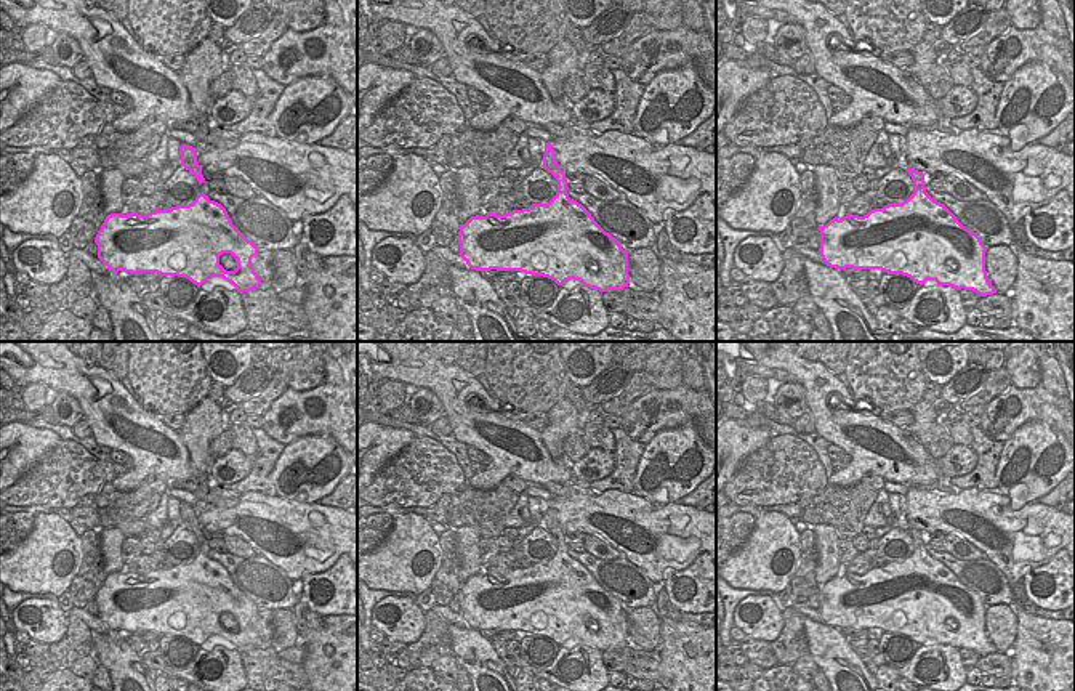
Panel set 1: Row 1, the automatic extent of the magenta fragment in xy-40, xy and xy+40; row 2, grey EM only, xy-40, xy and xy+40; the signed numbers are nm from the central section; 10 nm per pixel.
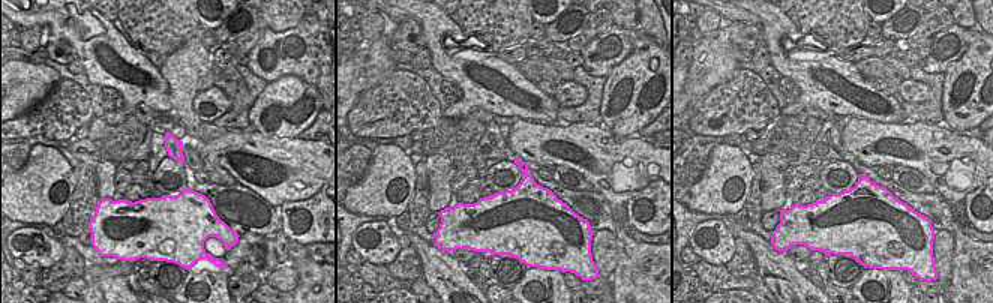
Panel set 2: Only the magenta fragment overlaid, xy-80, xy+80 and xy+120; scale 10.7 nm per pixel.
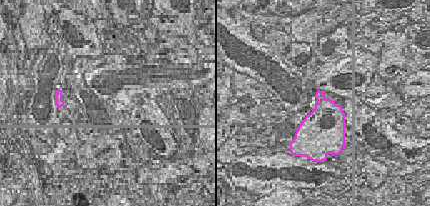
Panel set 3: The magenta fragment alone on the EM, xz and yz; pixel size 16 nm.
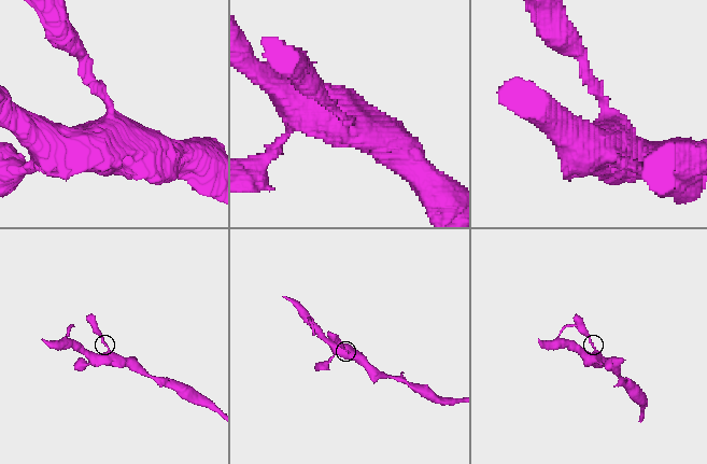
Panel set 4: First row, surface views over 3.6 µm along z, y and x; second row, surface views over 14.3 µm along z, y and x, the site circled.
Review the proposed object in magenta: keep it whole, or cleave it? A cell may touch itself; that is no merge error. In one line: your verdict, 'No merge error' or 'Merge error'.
Merge error

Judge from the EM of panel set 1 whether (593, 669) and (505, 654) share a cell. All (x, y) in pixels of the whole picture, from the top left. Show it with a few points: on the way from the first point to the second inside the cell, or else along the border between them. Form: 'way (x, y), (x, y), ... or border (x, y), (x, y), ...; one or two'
way (571, 669), (547, 672), (527, 669); one

